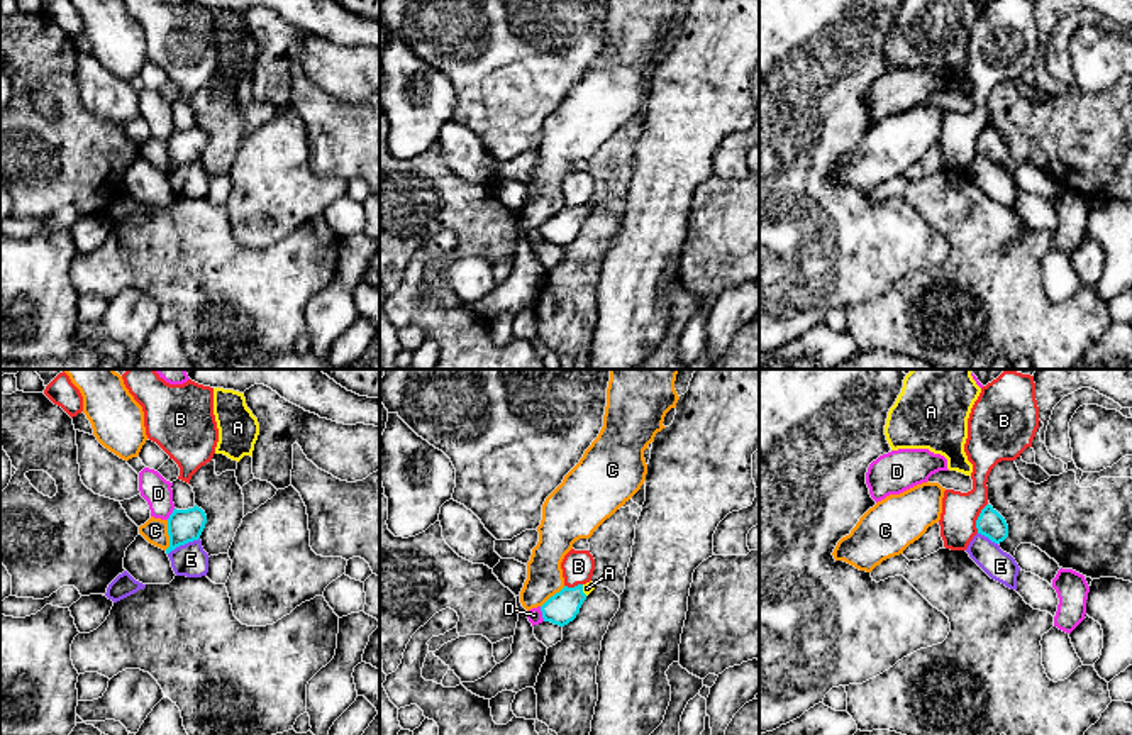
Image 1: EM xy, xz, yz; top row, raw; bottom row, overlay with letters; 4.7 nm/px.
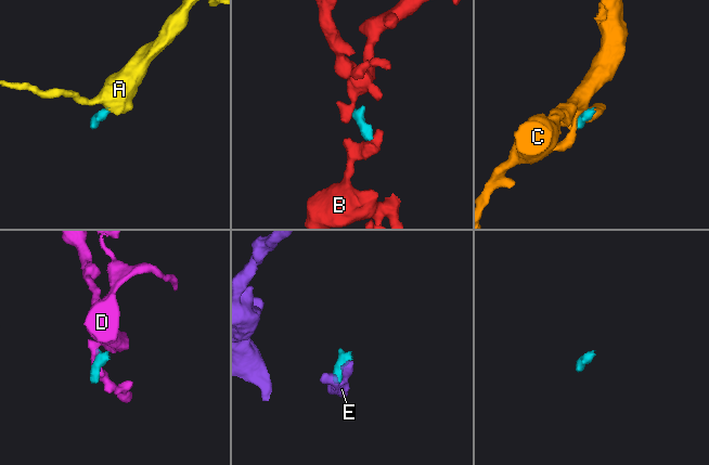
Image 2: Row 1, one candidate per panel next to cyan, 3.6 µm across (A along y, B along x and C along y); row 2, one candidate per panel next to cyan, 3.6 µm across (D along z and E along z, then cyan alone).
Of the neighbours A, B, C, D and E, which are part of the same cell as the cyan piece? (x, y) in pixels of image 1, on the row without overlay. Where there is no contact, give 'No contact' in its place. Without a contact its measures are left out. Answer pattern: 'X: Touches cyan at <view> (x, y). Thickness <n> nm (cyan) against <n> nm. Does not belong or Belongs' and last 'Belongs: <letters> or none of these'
A: Touches cyan at xz (582, 210). Thickness 150 nm (cyan) against 50 nm. Belongs
B: Touches cyan at yz (978, 139). Thickness 130 nm (cyan) against 180 nm. Does not belong
C: Touches cyan at xy (168, 154). Thickness 160 nm (cyan) against 120 nm. Does not belong
D: Touches cyan at xz (543, 234). Thickness 150 nm (cyan) against 70 nm. Does not belong
E: Touches cyan at xy (183, 165). Thickness 160 nm (cyan) against 160 nm. Does not belong
Belongs: A

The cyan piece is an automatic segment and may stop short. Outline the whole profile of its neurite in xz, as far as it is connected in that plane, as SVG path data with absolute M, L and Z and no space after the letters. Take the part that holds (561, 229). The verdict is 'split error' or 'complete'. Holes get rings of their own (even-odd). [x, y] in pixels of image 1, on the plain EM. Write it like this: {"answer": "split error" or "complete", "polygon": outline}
{"answer": "split error", "polygon": "M595 203L578 205L574 208L564 207L559 213L551 217L542 227L544 242L564 247L576 239L586 217L595 210Z"}

